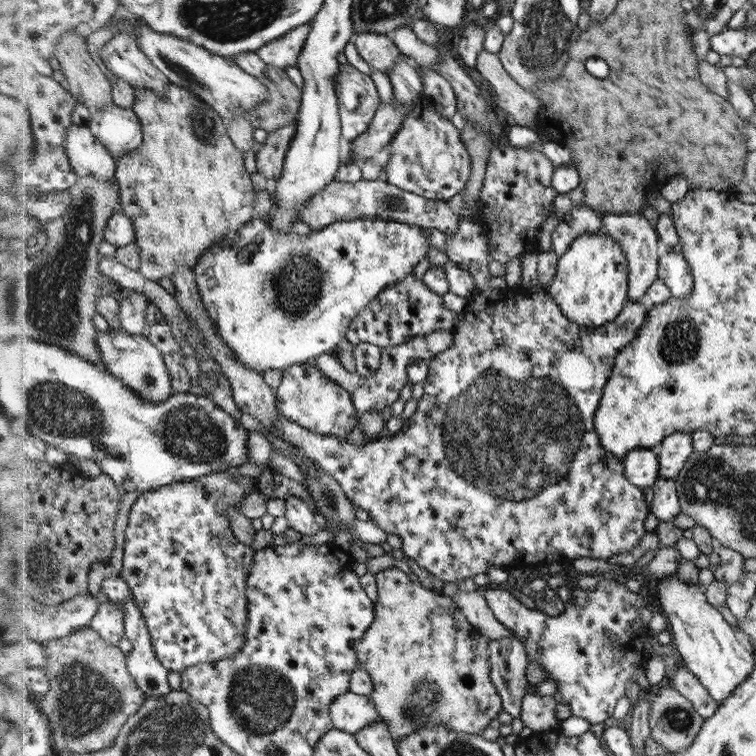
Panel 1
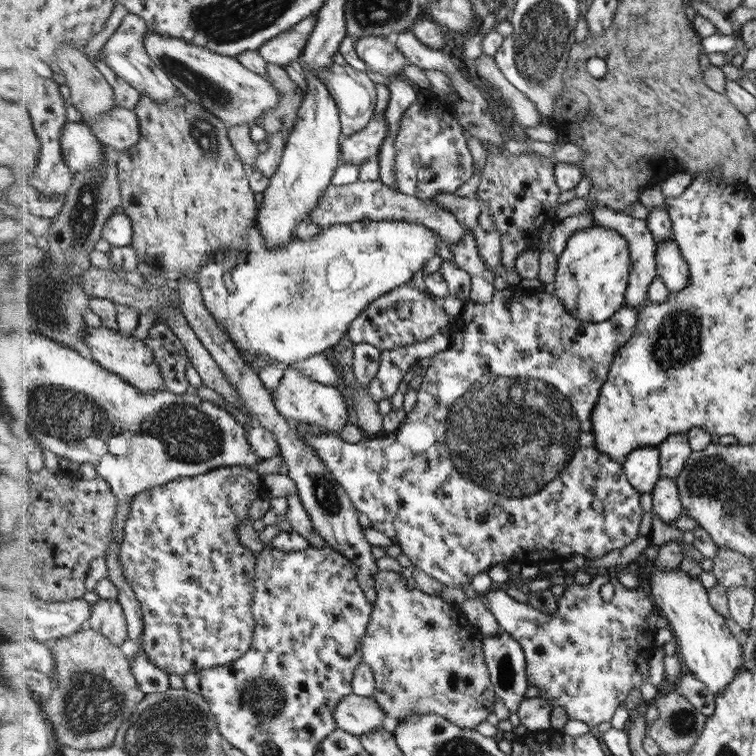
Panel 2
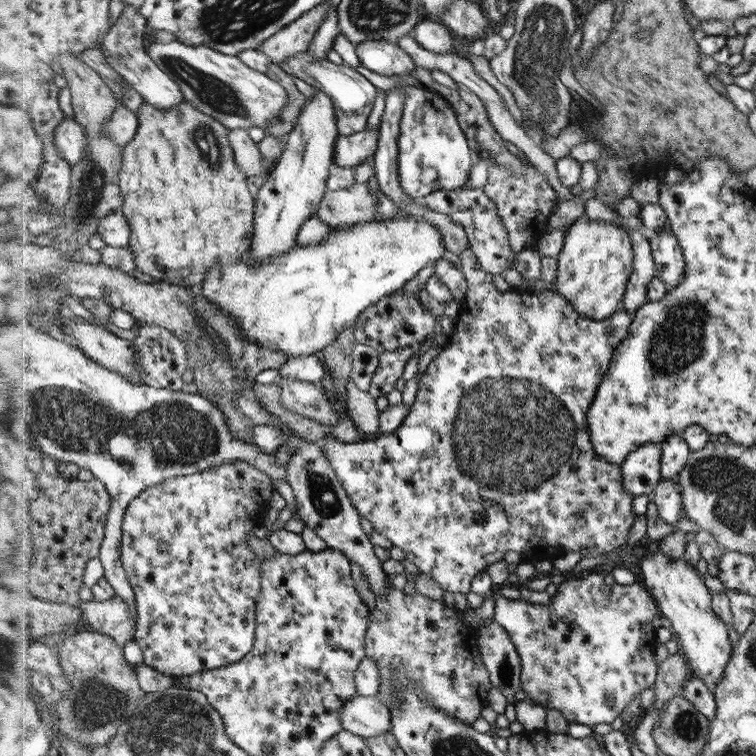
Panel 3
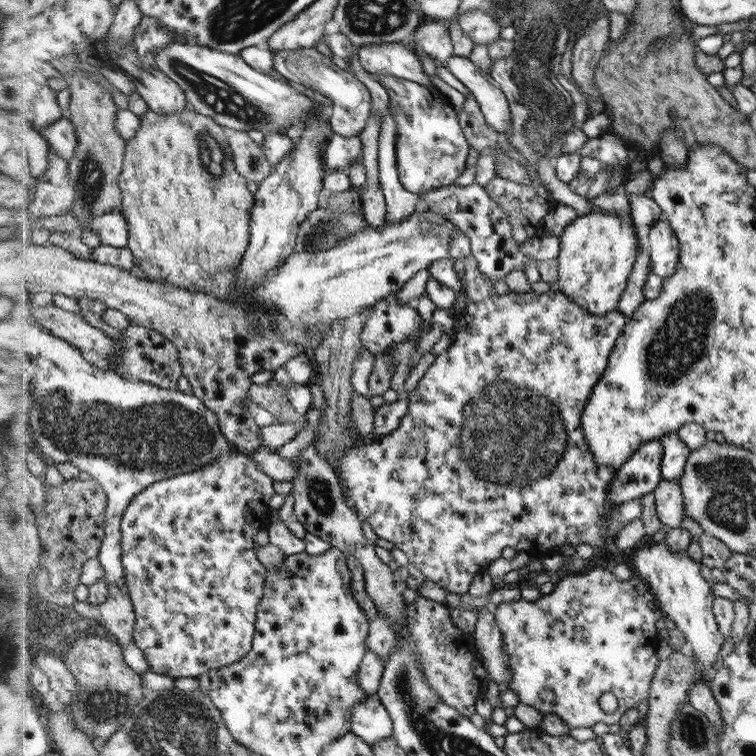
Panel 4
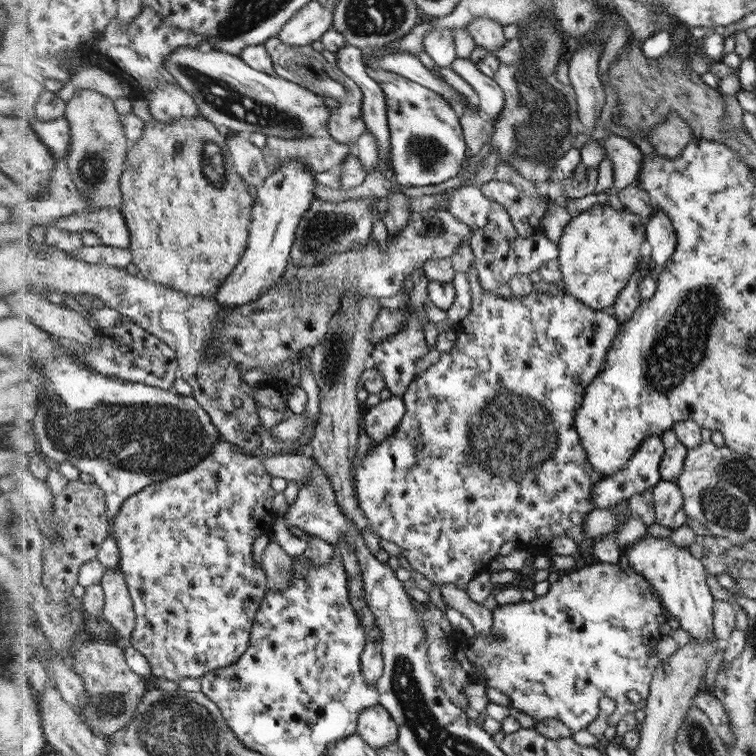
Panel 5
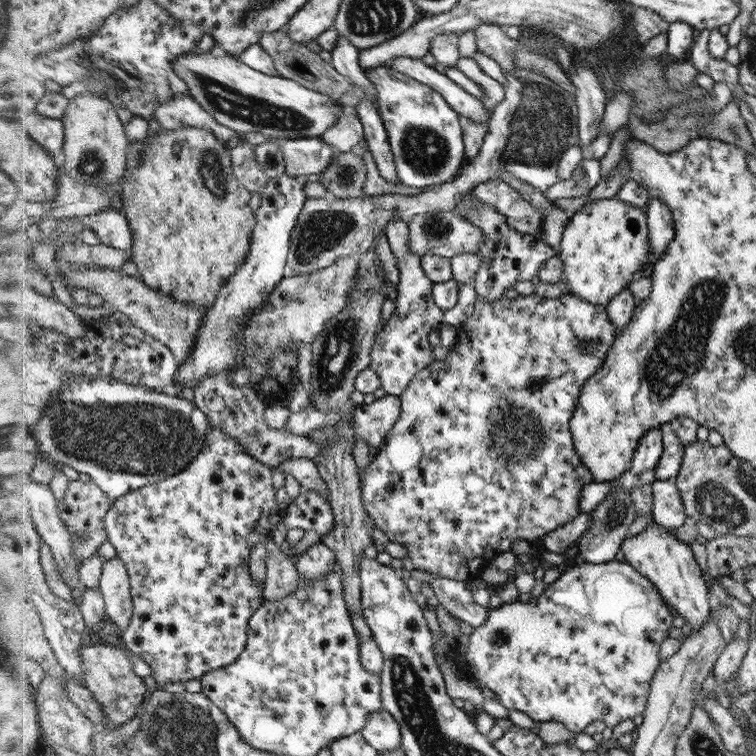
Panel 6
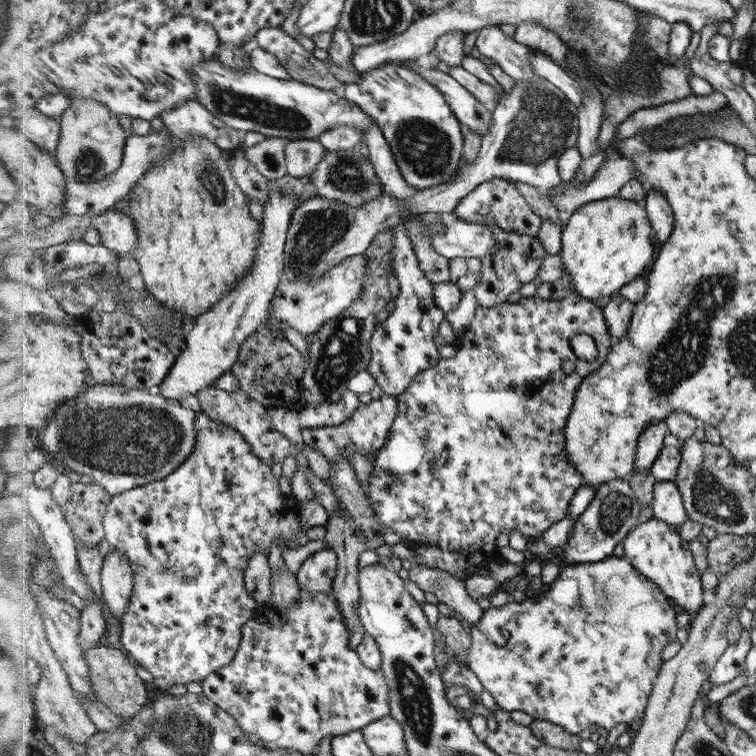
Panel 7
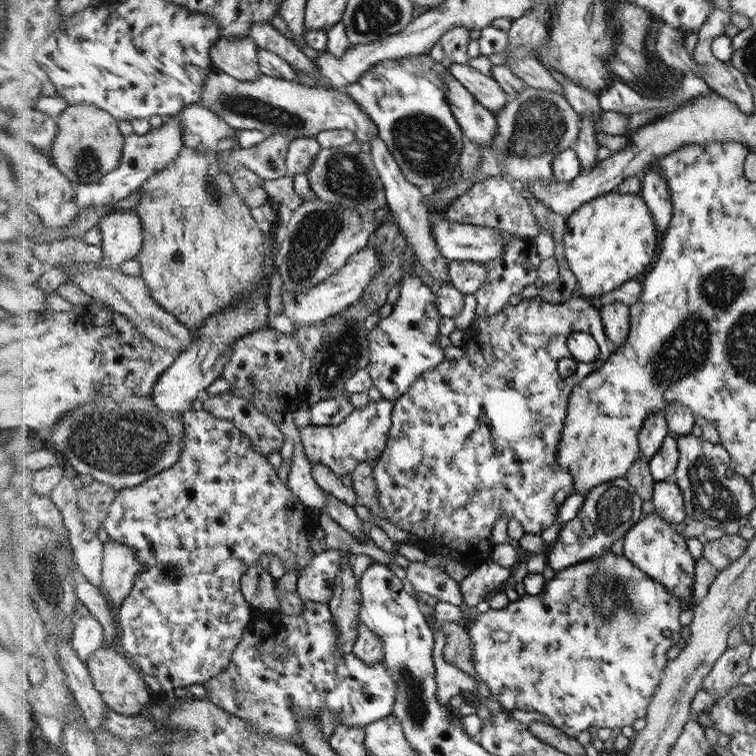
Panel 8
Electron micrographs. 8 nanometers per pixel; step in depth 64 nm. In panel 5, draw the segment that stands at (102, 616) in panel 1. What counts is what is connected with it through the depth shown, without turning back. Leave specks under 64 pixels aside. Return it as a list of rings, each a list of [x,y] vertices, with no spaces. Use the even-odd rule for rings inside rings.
[[[122,566],[120,570],[107,568],[102,585],[107,598],[103,614],[105,620],[117,630],[119,637],[132,638],[132,632],[136,630],[137,612]]]

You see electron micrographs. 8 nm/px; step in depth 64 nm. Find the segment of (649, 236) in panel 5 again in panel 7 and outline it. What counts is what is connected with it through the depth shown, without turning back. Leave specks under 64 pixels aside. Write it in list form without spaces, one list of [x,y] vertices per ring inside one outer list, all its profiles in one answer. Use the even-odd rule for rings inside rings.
[[[647,189],[645,210],[648,212],[650,225],[654,230],[654,241],[662,247],[674,231],[673,211],[664,194],[658,190]]]

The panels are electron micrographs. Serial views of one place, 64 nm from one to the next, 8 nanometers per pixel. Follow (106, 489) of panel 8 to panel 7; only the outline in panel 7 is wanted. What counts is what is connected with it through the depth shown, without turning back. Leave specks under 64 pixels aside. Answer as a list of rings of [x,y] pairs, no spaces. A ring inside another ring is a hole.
[[[97,482],[74,484],[72,503],[65,514],[75,531],[80,546],[100,546],[107,538],[105,518],[114,496]]]

